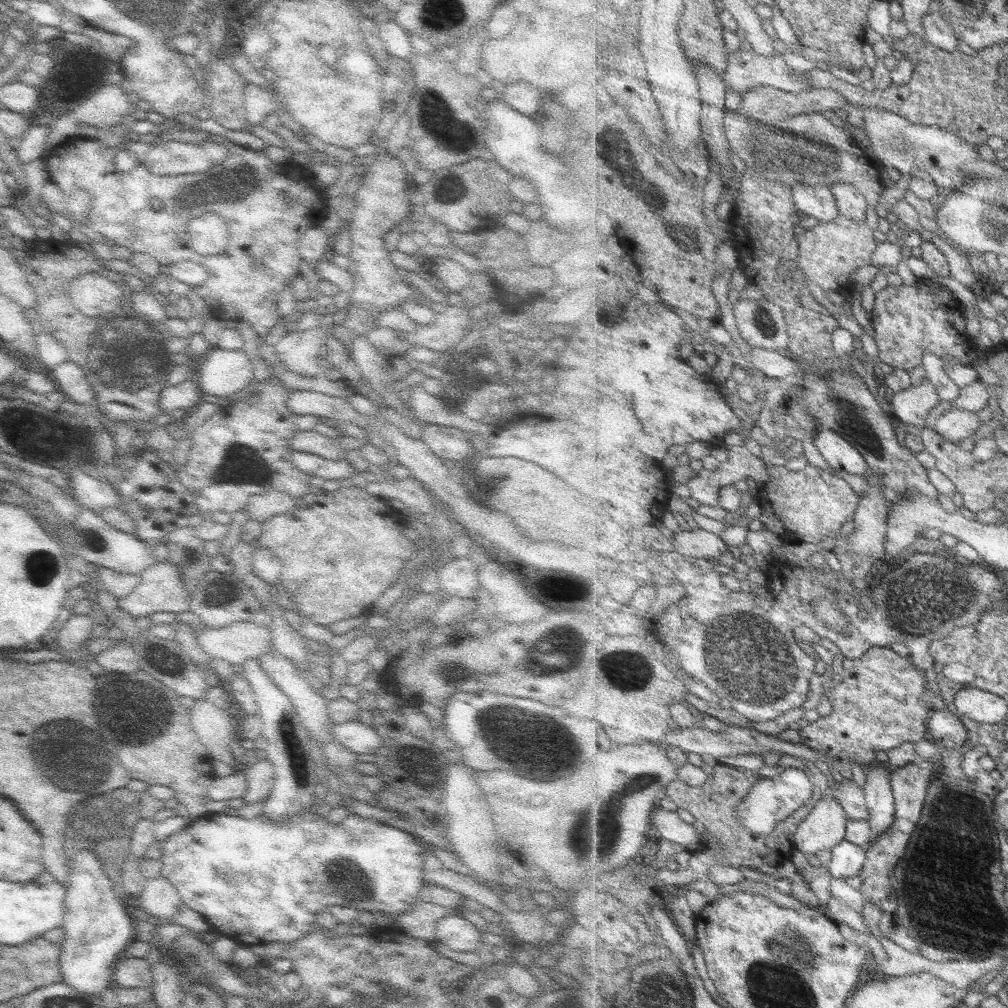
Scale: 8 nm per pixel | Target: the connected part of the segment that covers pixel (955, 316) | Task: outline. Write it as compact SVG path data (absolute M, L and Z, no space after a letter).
M932 276L919 279L915 286L905 286L904 284L900 287L890 286L877 294L876 308L869 323L878 341L881 360L894 369L902 368L910 371L916 367L923 367L924 356L932 353L945 358L947 366L962 364L974 368L976 362L980 361L978 355L983 353L980 352L981 348L966 329L968 319L964 304L948 287L942 286L932 279Z

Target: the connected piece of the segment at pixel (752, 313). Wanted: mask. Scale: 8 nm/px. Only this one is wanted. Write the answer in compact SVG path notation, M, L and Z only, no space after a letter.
M766 297L740 299L734 306L734 314L742 338L752 348L788 350L791 336L782 306Z

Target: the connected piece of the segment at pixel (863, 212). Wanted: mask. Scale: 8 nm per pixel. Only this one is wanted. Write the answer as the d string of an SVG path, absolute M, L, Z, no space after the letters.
M837 182L832 185L834 196L837 199L841 216L846 216L856 221L864 221L868 216L869 201L865 194L854 184Z

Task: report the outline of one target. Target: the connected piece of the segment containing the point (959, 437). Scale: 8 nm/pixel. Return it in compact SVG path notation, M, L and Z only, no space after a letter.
M952 408L945 411L944 416L936 422L934 429L946 441L958 444L972 438L972 435L976 434L983 424L980 414Z

